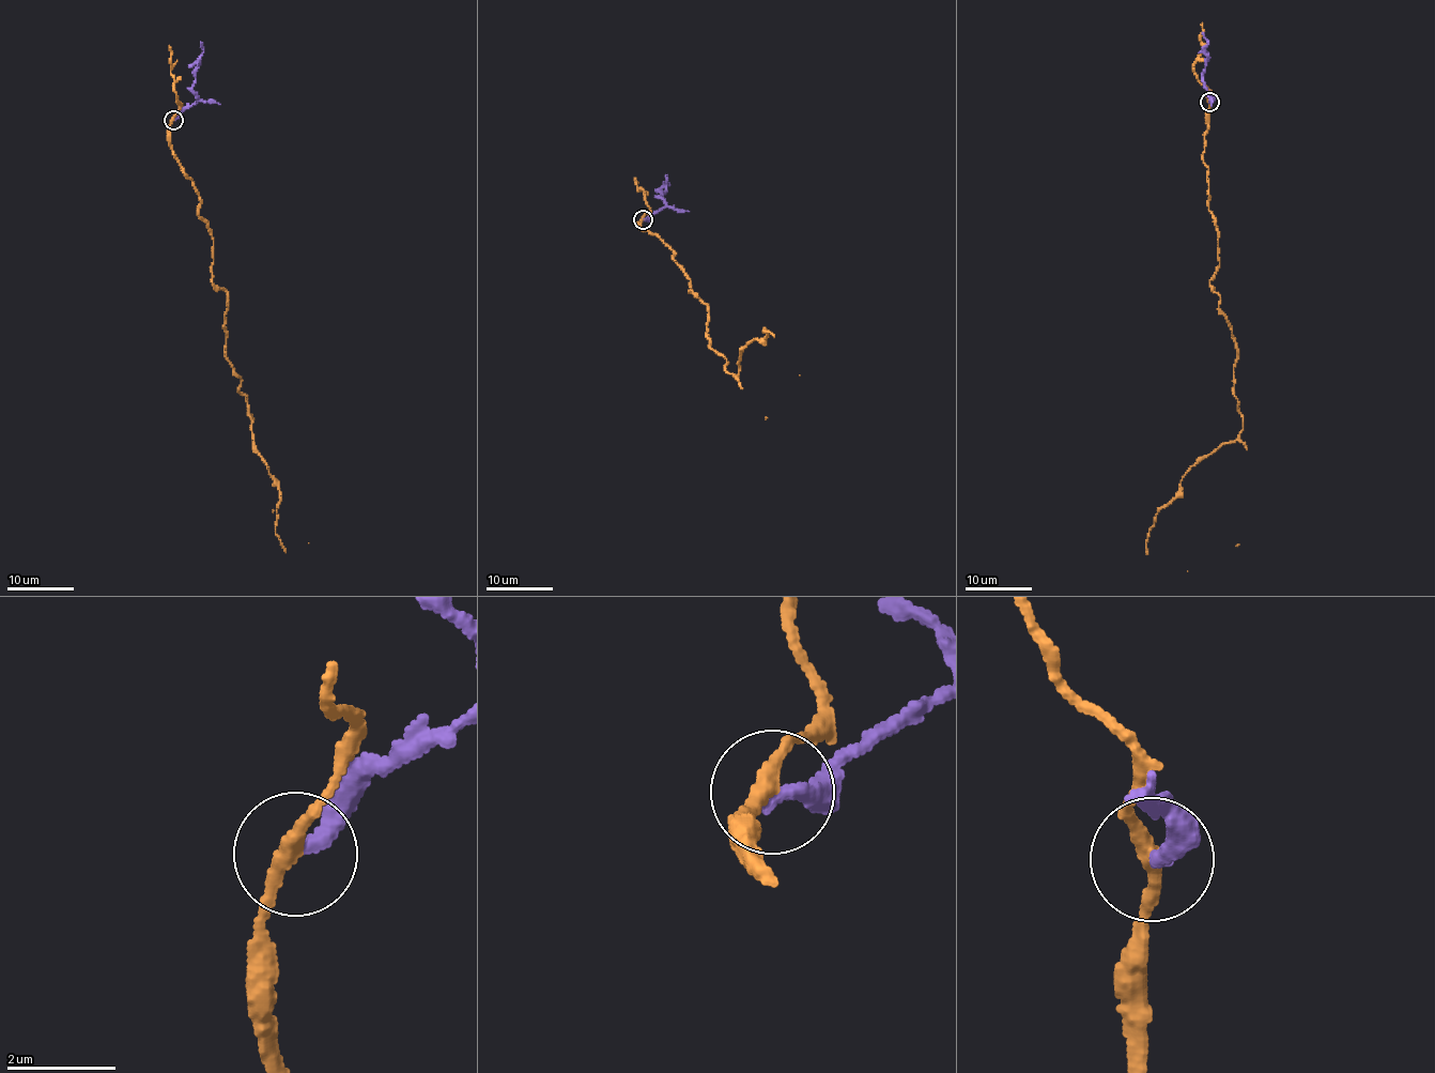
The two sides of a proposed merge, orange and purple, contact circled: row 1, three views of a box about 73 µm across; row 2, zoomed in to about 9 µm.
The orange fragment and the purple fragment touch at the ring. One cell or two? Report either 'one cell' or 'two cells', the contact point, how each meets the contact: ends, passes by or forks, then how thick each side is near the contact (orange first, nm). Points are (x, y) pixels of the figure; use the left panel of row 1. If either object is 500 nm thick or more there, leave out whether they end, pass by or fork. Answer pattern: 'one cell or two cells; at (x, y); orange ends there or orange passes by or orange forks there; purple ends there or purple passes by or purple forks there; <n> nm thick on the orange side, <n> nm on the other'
two cells; at (173, 120); orange passes by; purple ends there; 280 nm thick on the orange side, 280 nm on the other

